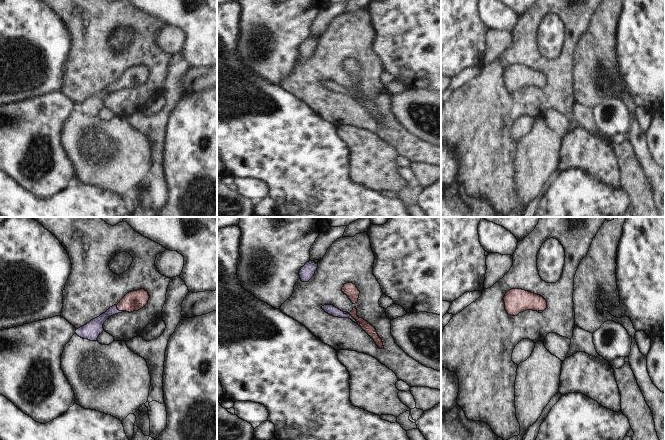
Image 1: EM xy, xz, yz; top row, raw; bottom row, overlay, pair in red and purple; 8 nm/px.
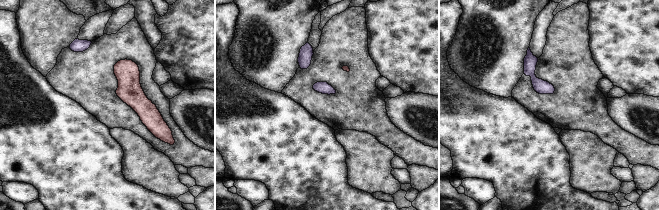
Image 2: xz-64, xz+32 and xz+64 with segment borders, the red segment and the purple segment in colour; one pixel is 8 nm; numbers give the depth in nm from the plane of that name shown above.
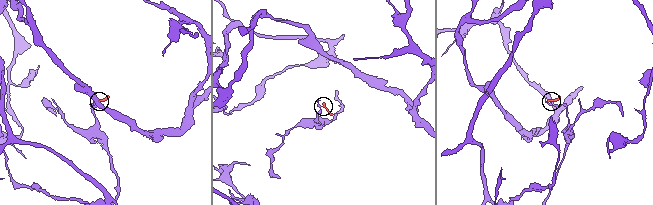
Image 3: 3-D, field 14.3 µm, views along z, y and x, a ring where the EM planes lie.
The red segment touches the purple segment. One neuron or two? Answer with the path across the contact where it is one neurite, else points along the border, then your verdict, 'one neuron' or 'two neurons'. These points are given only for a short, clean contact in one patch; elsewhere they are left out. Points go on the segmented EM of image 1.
runs through xz (367, 327), (352, 316), (343, 315), (330, 309); one neuron

